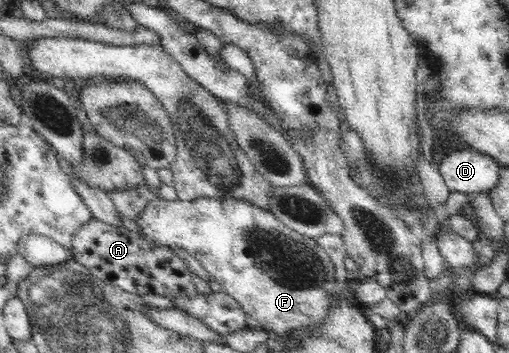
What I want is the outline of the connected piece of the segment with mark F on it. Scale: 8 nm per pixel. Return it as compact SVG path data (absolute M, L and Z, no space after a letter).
M201 197L192 201L165 201L157 198L151 199L151 202L147 203L145 210L135 218L135 221L140 226L141 232L147 237L151 238L157 244L165 247L181 247L190 253L209 273L209 275L215 279L220 285L223 292L228 296L235 298L235 301L241 306L241 309L246 315L255 318L259 322L260 328L266 333L274 332L279 336L291 334L293 330L303 330L303 328L309 328L309 326L315 326L315 324L321 324L325 318L327 318L327 312L329 312L329 300L335 296L336 269L332 263L332 260L325 253L325 250L319 246L316 239L309 238L295 230L291 230L288 226L285 226L271 211L262 209L261 207L251 204L249 201L243 199L236 199L233 197L227 197L224 199L215 199L213 197Z

